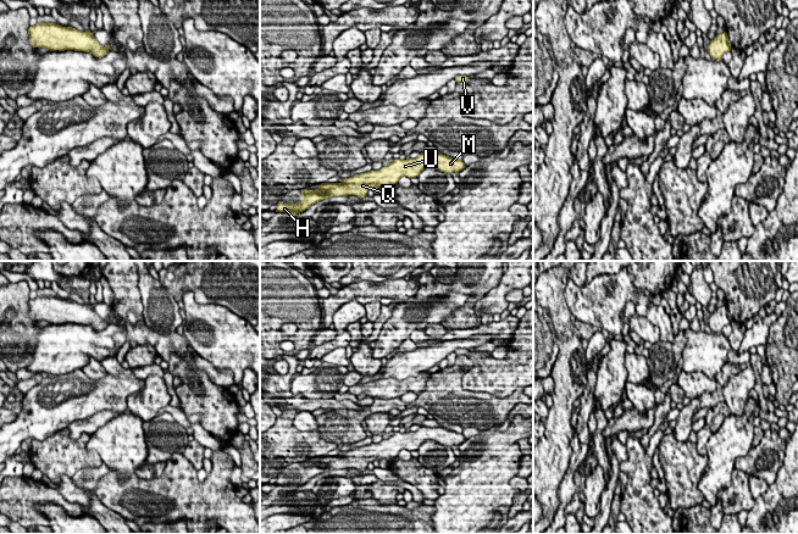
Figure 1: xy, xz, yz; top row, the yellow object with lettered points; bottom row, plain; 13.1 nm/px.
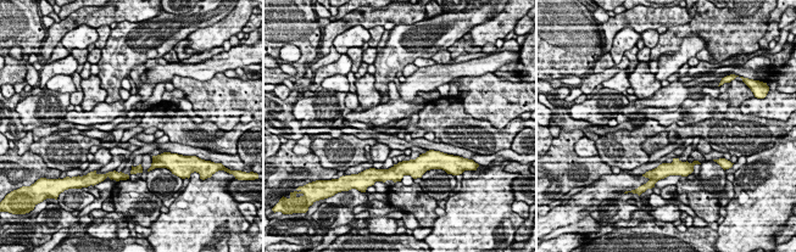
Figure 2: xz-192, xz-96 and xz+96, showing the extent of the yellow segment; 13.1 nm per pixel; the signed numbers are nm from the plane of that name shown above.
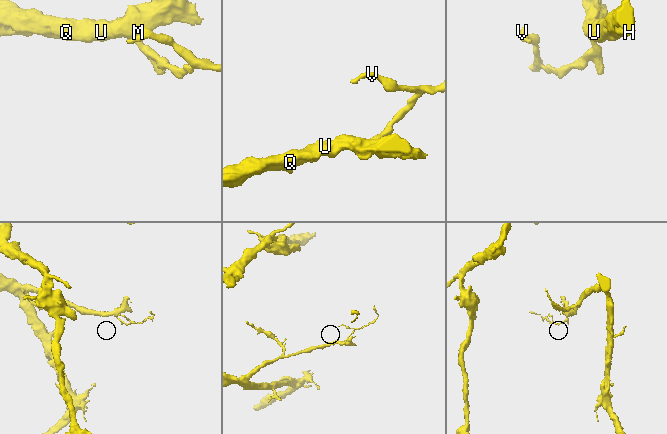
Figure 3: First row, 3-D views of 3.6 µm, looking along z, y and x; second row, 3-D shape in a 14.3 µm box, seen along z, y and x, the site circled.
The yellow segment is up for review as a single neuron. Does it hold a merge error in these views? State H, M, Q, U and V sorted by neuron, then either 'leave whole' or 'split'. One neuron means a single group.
H M Q U V | leave whole

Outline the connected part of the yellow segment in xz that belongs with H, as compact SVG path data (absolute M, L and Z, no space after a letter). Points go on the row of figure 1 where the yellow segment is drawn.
M423 154L416 158L395 158L381 169L370 171L345 178L342 183L322 183L315 190L301 189L301 201L297 204L277 204L276 212L300 213L311 205L331 198L355 195L364 199L367 191L383 185L395 185L401 177L416 178L427 167L433 167L444 173L459 173L466 166L462 160L456 160L443 154Z

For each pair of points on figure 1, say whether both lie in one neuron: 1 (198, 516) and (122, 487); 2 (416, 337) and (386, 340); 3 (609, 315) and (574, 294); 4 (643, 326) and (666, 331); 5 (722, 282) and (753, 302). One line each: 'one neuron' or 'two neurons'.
1: one neuron
2: two neurons
3: one neuron
4: two neurons
5: one neuron

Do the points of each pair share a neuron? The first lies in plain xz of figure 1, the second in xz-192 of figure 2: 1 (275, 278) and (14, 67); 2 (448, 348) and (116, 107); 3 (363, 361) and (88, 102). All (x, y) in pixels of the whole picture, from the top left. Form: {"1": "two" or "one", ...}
{"1": "one", "2": "two", "3": "one"}

